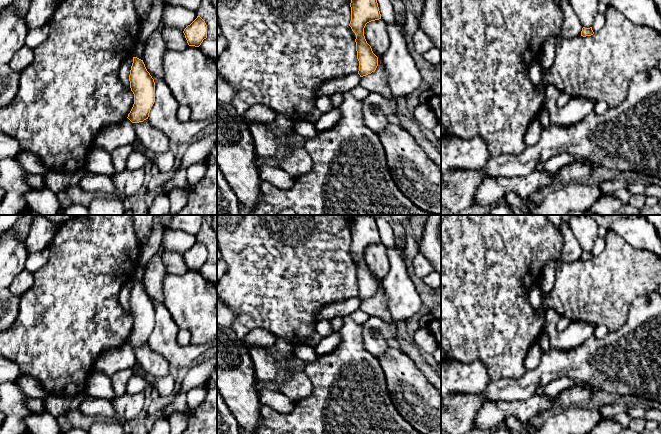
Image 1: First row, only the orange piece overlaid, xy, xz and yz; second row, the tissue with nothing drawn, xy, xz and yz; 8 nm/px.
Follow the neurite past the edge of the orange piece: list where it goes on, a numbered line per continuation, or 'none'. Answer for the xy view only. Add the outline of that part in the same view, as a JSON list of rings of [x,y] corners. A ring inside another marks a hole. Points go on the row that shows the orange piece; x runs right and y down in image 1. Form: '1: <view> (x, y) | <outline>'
none

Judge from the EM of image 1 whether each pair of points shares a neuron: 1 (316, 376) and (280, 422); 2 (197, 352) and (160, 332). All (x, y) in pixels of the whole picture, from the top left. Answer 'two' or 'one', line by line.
1: one
2: one

